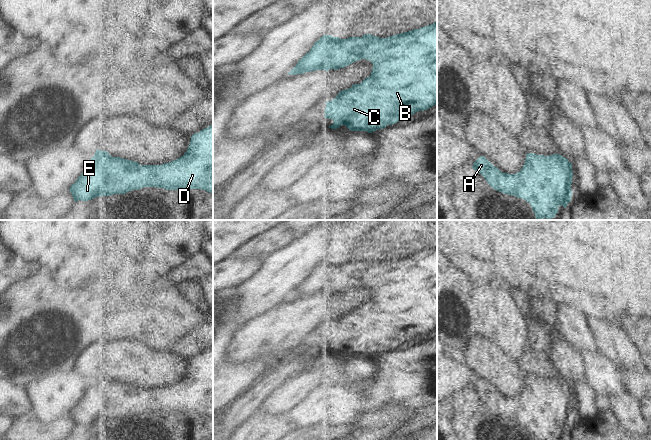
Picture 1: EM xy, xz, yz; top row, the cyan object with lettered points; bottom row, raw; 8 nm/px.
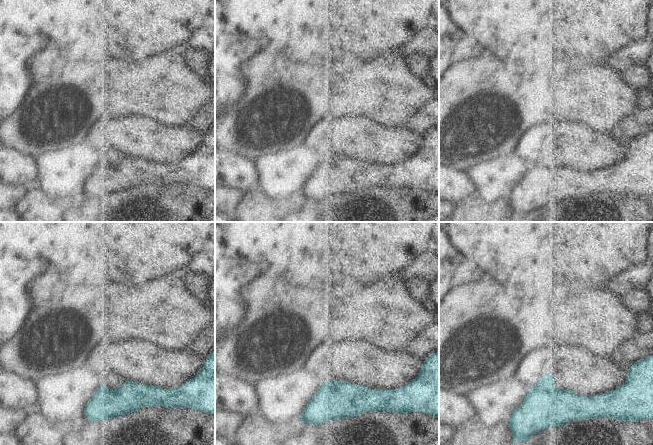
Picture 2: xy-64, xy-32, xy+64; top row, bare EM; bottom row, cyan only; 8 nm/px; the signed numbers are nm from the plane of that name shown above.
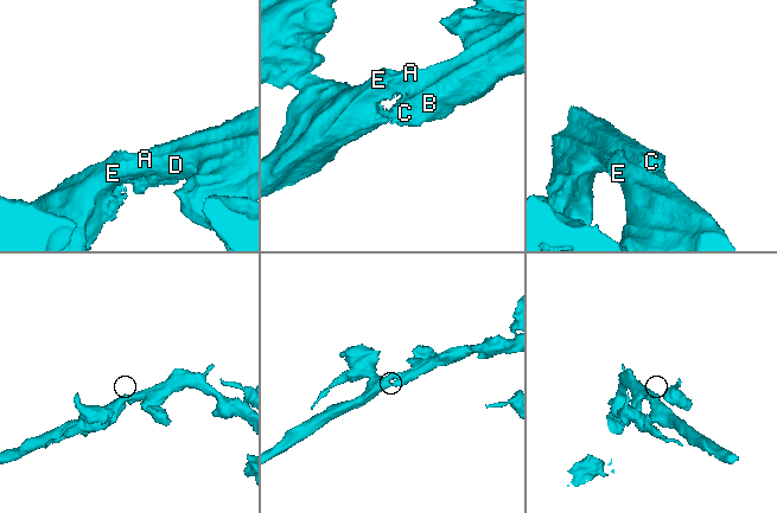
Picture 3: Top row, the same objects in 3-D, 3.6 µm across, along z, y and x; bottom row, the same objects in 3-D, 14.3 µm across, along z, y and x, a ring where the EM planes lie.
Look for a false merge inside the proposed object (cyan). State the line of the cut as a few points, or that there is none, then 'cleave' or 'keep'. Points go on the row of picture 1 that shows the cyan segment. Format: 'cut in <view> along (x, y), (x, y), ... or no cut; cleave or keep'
no cut; keep

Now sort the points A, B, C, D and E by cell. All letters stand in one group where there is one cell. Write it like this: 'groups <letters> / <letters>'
groups A B C D E

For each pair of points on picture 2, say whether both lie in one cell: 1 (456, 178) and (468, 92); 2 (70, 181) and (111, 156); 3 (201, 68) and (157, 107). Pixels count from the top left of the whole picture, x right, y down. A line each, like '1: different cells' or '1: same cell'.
1: different cells
2: same cell
3: different cells

